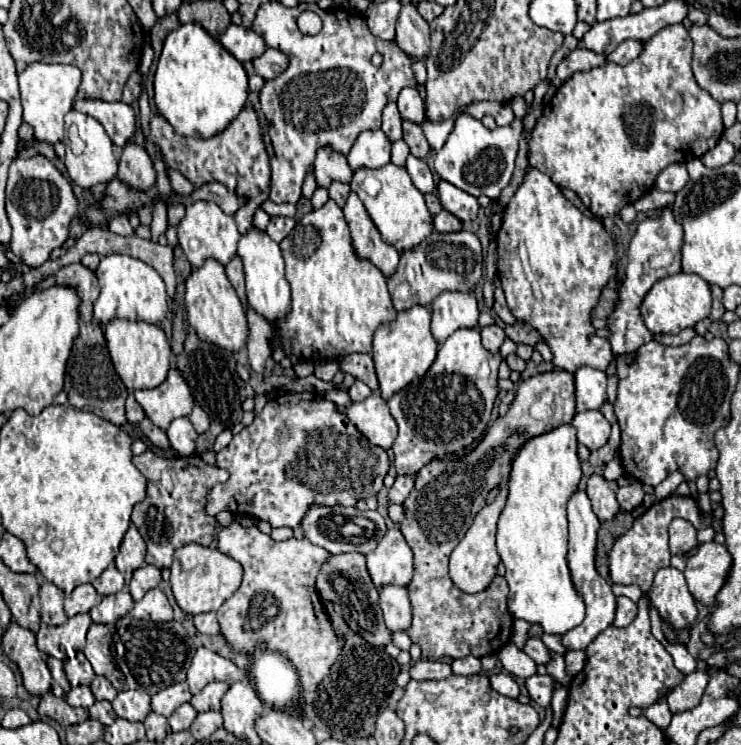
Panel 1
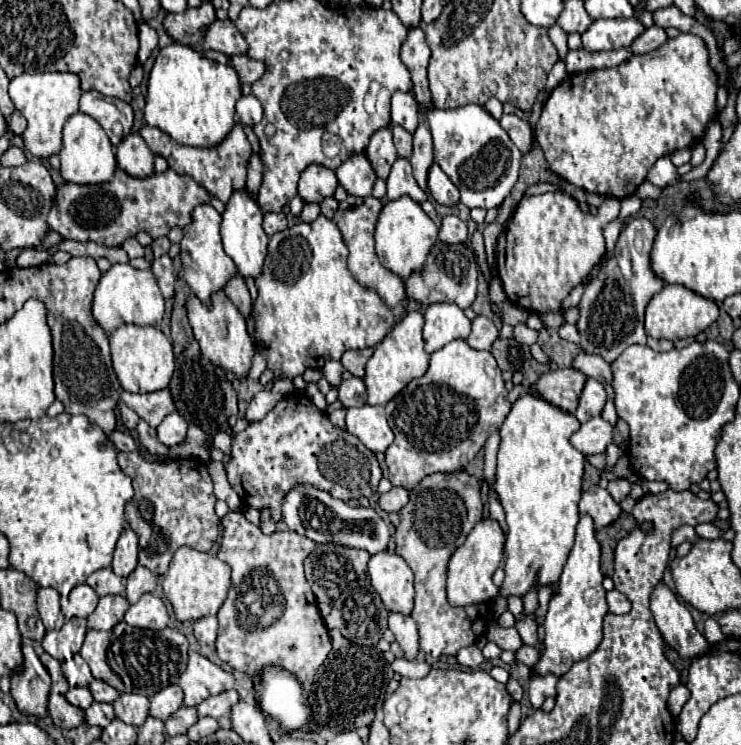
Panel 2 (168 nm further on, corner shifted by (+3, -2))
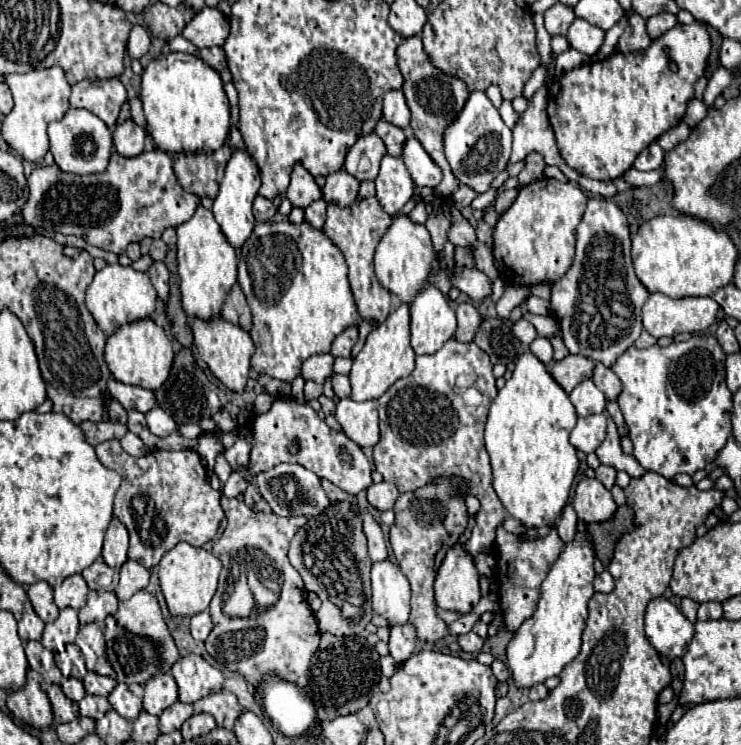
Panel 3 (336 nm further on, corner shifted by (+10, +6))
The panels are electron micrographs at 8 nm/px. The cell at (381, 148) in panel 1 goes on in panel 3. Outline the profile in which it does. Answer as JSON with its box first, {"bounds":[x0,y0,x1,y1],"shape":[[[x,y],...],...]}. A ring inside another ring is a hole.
{"bounds":[322,169,358,207],"shape":[[[342,169],[338,173],[332,173],[326,177],[326,185],[322,187],[322,199],[330,205],[338,205],[338,207],[348,207],[358,193],[358,181],[354,177],[350,177],[348,173],[342,173]]]}

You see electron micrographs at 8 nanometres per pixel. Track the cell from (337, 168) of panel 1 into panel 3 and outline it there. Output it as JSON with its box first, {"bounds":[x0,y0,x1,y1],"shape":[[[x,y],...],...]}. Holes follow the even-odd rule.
{"bounds":[286,165,320,209],"shape":[[[296,165],[292,175],[290,175],[290,185],[286,191],[286,199],[292,203],[292,207],[306,209],[312,201],[320,199],[320,187],[316,185],[314,177],[306,173],[302,165]]]}

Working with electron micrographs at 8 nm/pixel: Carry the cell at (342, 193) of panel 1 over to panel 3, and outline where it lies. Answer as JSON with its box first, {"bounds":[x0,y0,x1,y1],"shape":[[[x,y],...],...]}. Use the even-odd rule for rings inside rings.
{"bounds":[306,199,326,229],"shape":[[[322,199],[314,201],[306,211],[306,223],[310,223],[314,229],[322,229],[324,221],[326,221],[326,203]]]}

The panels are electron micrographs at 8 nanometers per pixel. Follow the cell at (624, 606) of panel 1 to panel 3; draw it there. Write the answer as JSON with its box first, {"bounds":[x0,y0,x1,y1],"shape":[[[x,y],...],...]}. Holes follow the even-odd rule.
{"bounds":[594,569,614,593],"shape":[[[604,569],[602,573],[596,575],[596,579],[594,579],[594,589],[600,591],[600,593],[610,593],[610,591],[614,589],[614,579],[612,579],[612,575],[608,573],[608,569]]]}

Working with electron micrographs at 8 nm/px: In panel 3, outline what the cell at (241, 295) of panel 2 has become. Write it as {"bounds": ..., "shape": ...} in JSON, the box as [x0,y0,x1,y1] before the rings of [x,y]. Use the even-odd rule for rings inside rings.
{"bounds":[222,283,252,331],"shape":[[[238,283],[232,287],[230,295],[226,297],[224,309],[222,309],[222,317],[226,321],[230,321],[232,325],[238,325],[246,331],[250,331],[252,327],[252,317],[250,317],[250,307],[246,305],[246,297],[242,293],[242,289],[238,289]]]}

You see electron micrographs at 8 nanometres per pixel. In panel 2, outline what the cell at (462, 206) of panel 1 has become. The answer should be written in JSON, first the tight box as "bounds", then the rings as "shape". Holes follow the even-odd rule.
{"bounds":[427,163,459,207],"shape":[[[433,163],[433,167],[429,169],[429,179],[427,179],[427,187],[431,197],[445,207],[455,207],[459,203],[459,193],[457,187],[449,181],[449,177],[445,177],[445,173],[441,171],[441,167],[437,163]]]}

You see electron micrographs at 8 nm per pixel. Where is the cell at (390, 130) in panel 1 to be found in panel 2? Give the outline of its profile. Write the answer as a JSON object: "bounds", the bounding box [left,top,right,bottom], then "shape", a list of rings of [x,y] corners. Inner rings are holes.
{"bounds":[367,127,397,177],"shape":[[[383,127],[383,129],[373,133],[371,143],[367,147],[367,157],[371,159],[371,165],[377,169],[377,173],[381,171],[381,175],[385,177],[383,171],[387,171],[395,163],[395,159],[397,159],[397,151],[393,147],[393,135],[391,135],[389,127]],[[381,161],[385,161],[383,167],[379,167]]]}

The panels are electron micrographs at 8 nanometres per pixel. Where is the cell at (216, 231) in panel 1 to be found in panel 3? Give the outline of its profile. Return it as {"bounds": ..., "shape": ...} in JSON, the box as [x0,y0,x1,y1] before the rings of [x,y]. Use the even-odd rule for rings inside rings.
{"bounds":[176,207,236,321],"shape":[[[198,207],[192,219],[176,227],[178,231],[178,273],[180,273],[180,293],[182,307],[188,317],[202,321],[212,321],[220,317],[226,295],[236,283],[236,255],[234,247],[228,243],[220,225],[216,223],[212,211]]]}

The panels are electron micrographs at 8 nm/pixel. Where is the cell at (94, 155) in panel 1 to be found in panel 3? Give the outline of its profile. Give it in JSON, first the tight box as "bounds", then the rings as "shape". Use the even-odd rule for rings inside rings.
{"bounds":[48,107,112,175],"shape":[[[70,107],[68,113],[60,121],[52,121],[48,125],[48,139],[50,151],[62,171],[76,173],[76,175],[90,175],[102,173],[108,165],[112,153],[112,133],[102,119],[98,119],[88,109],[74,109]]]}

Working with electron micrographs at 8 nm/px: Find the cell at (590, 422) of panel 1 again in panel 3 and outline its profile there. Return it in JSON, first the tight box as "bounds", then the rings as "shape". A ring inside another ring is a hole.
{"bounds":[570,415,606,453],"shape":[[[606,415],[580,417],[576,427],[570,431],[570,443],[584,453],[592,453],[606,437]]]}

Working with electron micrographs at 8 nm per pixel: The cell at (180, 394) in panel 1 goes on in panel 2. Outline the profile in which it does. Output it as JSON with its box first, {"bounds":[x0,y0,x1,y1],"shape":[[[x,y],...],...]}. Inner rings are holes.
{"bounds":[121,389,175,427],"shape":[[[161,389],[161,391],[153,391],[153,393],[123,391],[121,401],[125,405],[129,405],[129,409],[133,409],[151,427],[157,427],[167,415],[171,415],[175,411],[175,403],[173,403],[169,389]]]}

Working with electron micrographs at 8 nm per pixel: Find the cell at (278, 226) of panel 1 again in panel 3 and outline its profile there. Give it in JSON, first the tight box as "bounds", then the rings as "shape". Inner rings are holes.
{"bounds":[254,195,276,223],"shape":[[[260,195],[254,199],[254,217],[258,223],[272,219],[274,213],[276,213],[276,207],[272,205],[272,201],[268,201],[266,197],[260,197]]]}

